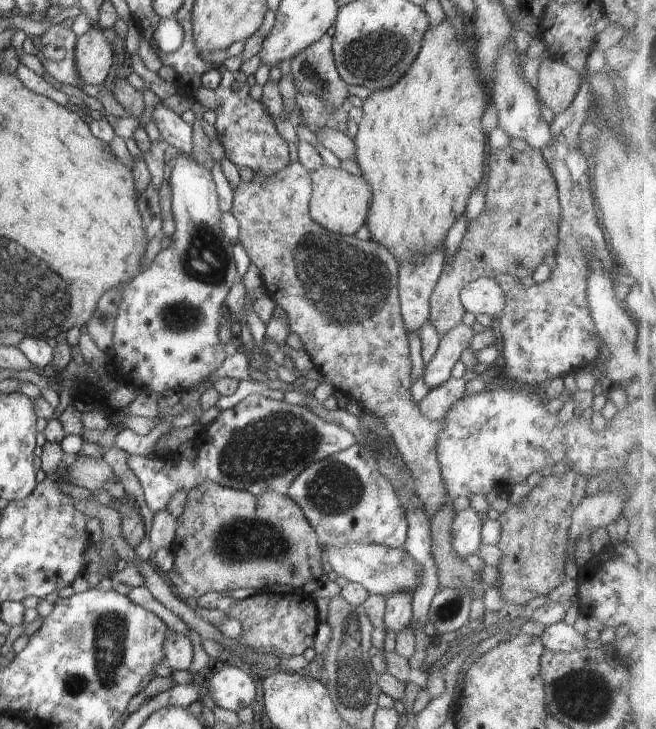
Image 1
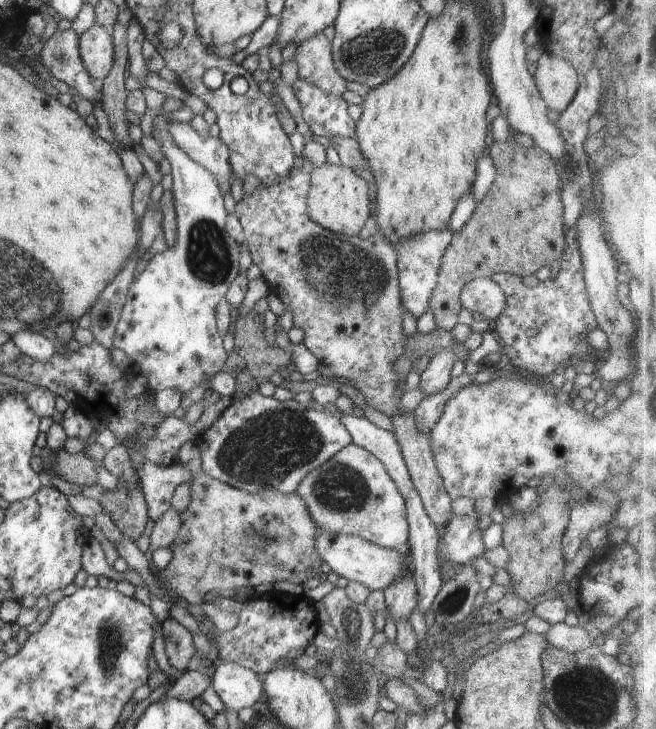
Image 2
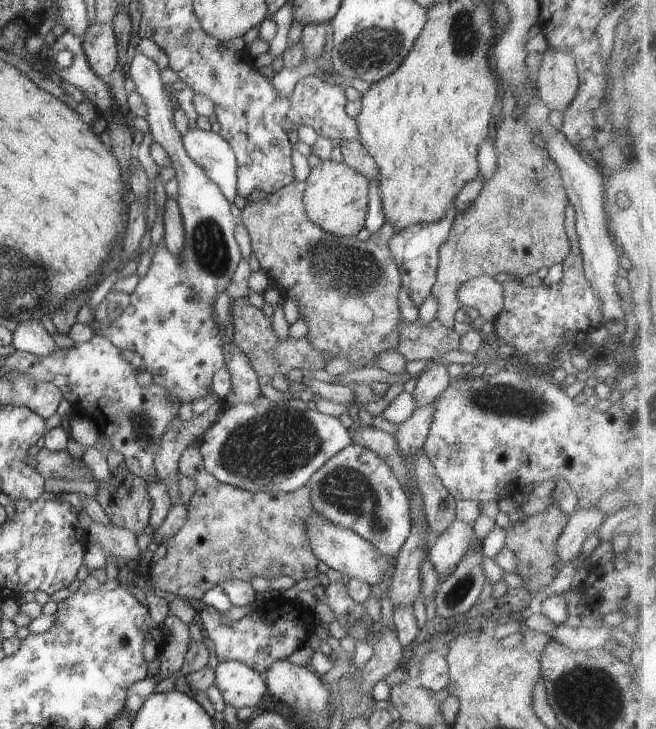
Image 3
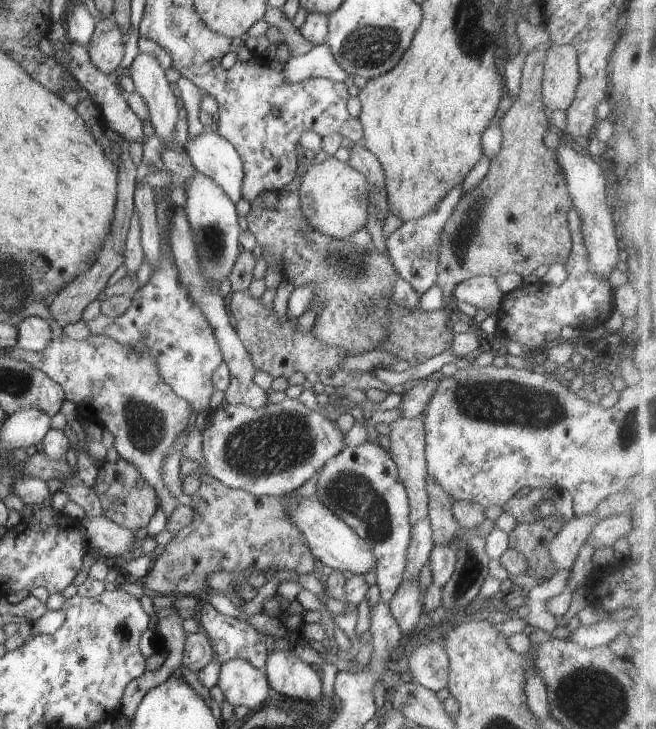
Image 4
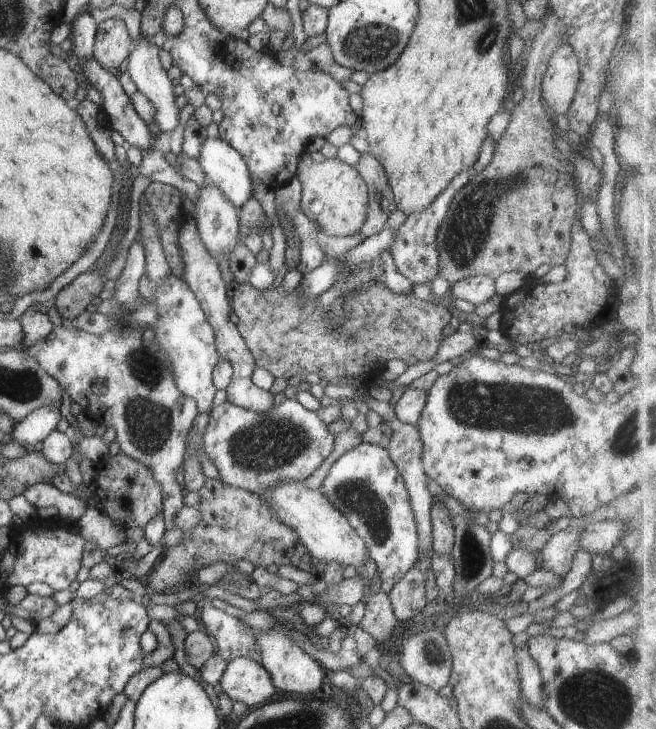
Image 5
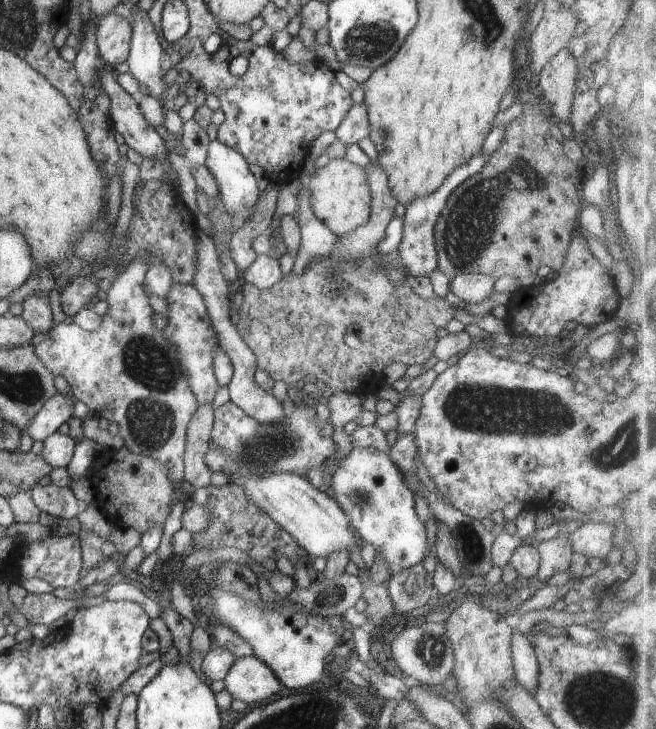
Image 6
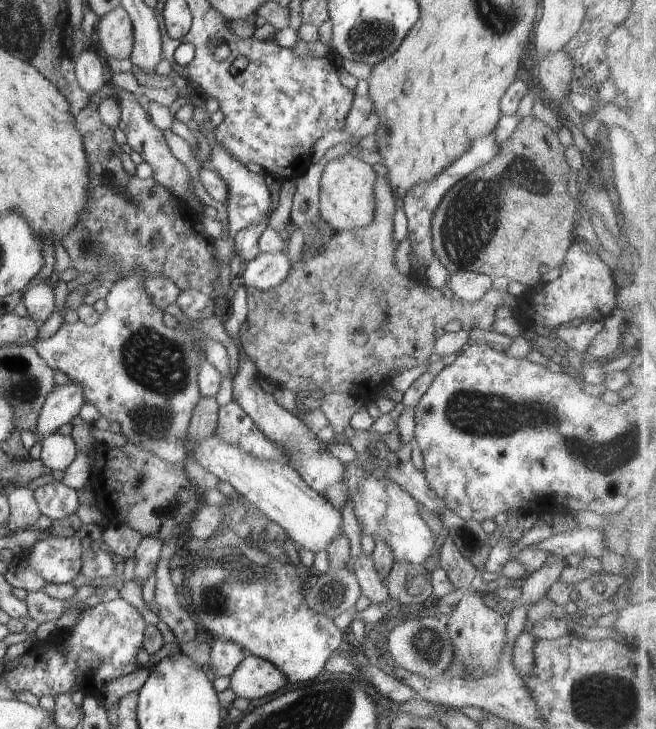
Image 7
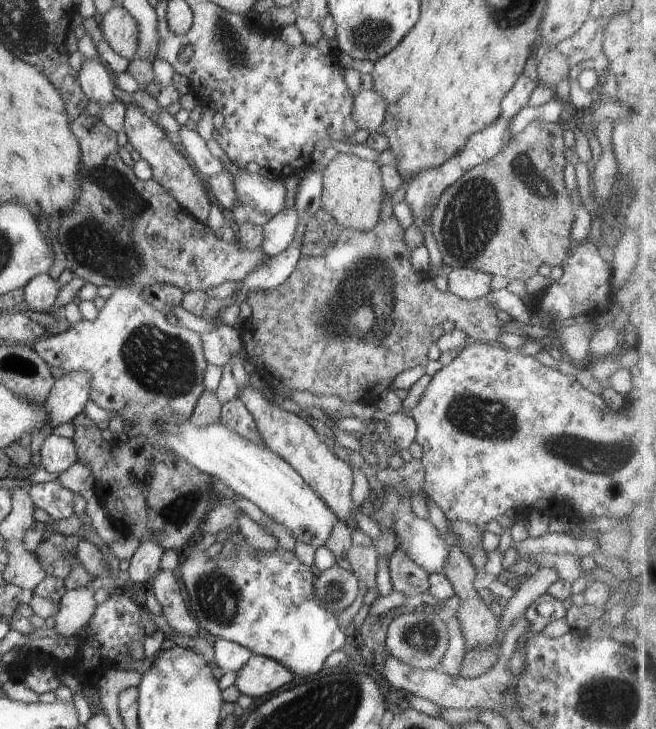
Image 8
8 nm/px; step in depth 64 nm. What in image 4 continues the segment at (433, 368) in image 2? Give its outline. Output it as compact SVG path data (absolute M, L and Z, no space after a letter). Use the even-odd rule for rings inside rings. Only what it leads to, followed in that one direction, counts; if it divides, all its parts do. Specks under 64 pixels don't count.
M434 372L402 395L404 397L404 401L400 404L402 418L416 418L426 411L432 400L432 394L436 392L436 386L440 384L440 378L444 378L442 372Z

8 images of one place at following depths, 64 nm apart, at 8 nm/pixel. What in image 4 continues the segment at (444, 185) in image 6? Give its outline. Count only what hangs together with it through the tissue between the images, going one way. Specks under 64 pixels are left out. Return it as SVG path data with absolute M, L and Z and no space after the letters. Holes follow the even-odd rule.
M460 182L452 190L448 190L448 194L440 200L439 204L436 204L436 210L432 210L430 214L424 214L422 218L418 218L417 220L403 222L385 240L389 257L396 267L397 274L403 278L403 282L408 282L414 288L419 297L422 297L436 283L438 277L439 258L437 255L440 249L440 234L442 234L448 218L451 218L456 204L460 201L463 183Z

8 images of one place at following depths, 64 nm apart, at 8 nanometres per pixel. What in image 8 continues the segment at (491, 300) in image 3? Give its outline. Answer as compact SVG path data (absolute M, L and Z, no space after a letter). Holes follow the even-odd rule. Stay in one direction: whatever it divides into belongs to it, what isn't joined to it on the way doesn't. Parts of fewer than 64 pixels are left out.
M455 268L447 270L444 276L447 278L448 291L458 298L478 300L491 291L493 276L476 269Z

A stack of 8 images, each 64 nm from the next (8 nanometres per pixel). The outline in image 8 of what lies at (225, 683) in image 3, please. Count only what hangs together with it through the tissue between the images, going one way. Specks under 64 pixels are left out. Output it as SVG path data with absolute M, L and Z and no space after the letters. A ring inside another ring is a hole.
M259 655L252 656L237 674L234 686L241 695L246 694L253 699L264 698L270 692L276 692L296 677L292 670L288 670L288 666Z

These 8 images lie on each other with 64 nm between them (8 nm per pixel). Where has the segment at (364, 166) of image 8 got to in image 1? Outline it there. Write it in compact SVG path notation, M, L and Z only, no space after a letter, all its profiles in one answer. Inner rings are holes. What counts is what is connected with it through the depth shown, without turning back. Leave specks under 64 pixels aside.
M321 165L311 172L312 194L309 202L309 213L315 223L330 232L354 236L368 216L372 198L371 186L366 179L356 174L348 173L338 167Z

